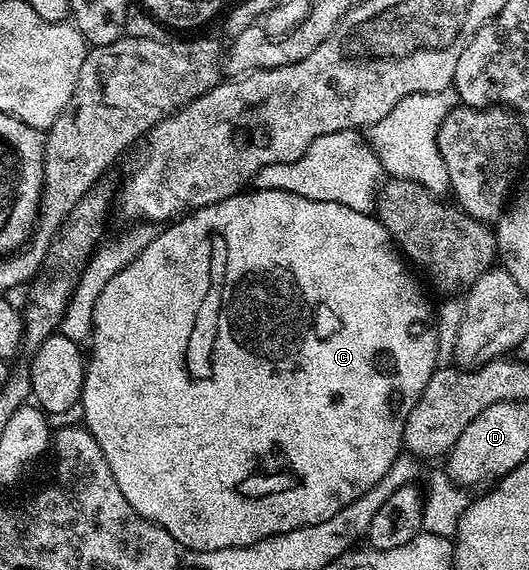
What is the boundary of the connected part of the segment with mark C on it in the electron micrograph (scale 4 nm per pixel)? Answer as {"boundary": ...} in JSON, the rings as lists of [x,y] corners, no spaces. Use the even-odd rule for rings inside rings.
{"boundary":[[[263,188],[243,190],[215,204],[193,209],[181,218],[167,223],[163,228],[166,229],[163,232],[159,231],[154,240],[148,242],[146,249],[131,264],[121,268],[112,278],[112,282],[104,286],[100,298],[96,298],[96,311],[92,314],[94,331],[92,343],[89,345],[90,352],[88,348],[80,412],[86,415],[85,427],[90,429],[92,438],[100,442],[100,450],[104,450],[104,458],[108,458],[108,466],[112,466],[112,478],[116,478],[116,486],[120,486],[120,494],[128,498],[130,505],[143,518],[168,530],[168,534],[172,534],[174,541],[183,549],[190,548],[191,553],[248,546],[252,542],[260,542],[264,538],[284,534],[288,530],[300,530],[304,526],[316,526],[320,522],[328,522],[332,514],[340,514],[340,510],[356,502],[360,494],[368,494],[368,490],[372,490],[372,486],[376,486],[376,482],[380,482],[380,478],[384,478],[384,474],[392,470],[392,462],[396,462],[396,458],[403,455],[404,422],[408,422],[408,414],[412,414],[412,406],[416,406],[420,394],[424,394],[424,386],[428,386],[428,378],[432,378],[435,368],[438,367],[436,346],[438,321],[435,309],[432,304],[430,308],[421,286],[414,281],[413,274],[406,272],[407,265],[404,263],[401,251],[396,247],[385,226],[378,221],[377,215],[360,210],[348,210],[348,206],[340,206],[336,202],[316,202],[312,198],[300,198],[284,190]]]}

